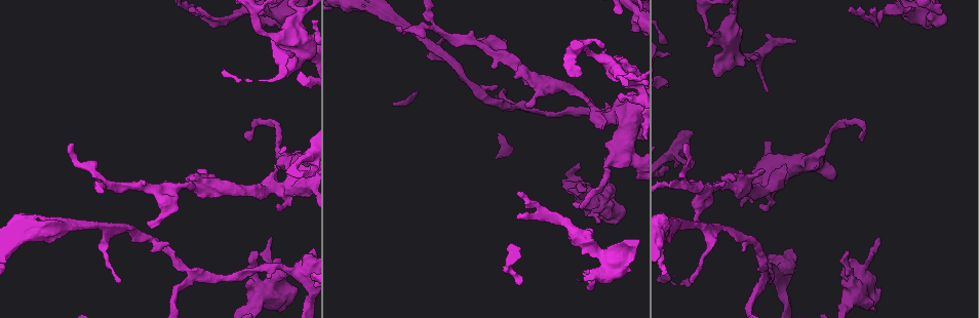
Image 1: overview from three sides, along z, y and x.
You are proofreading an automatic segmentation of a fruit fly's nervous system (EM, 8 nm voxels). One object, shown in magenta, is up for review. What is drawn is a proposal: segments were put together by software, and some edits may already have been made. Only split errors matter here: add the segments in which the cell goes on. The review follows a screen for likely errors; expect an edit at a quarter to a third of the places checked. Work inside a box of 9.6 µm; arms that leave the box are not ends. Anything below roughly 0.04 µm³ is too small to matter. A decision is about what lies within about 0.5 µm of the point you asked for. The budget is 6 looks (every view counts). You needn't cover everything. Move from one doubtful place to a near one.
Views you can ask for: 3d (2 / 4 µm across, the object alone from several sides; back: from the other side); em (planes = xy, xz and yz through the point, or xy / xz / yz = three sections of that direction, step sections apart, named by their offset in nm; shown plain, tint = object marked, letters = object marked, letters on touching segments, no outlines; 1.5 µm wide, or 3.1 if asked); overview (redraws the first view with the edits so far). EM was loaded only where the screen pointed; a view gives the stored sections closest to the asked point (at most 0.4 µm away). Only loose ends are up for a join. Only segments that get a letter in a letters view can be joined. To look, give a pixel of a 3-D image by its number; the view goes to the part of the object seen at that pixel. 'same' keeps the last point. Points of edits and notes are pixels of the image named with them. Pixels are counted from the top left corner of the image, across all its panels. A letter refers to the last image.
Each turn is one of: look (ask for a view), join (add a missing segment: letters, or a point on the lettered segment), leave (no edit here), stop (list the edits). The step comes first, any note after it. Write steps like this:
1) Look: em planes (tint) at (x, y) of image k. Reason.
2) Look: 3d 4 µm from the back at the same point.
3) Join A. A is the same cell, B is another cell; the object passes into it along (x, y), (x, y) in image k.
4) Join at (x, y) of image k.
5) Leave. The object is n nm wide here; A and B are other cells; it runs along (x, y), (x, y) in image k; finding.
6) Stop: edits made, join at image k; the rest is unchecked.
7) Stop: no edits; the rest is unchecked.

Look: em planes (letters) at (742, 67) of image 1. An open end.

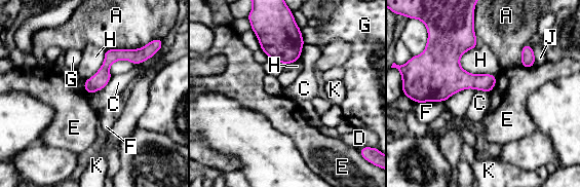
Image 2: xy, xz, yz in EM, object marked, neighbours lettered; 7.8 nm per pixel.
Leave. A, C, D, E, F, G, H, J and K are other cells; it runs along (141, 59), (116, 54), (87, 88) in image 2; no lettered segment goes on from it.

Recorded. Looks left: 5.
Look: 3d 2 µm from the back at (244, 137) of image 1. Long arm stops here.

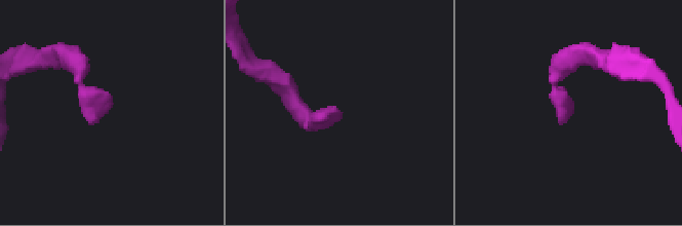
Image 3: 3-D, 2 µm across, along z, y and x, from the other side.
Look: em planes (letters) at (107, 110) of image 3. Need the tissue.

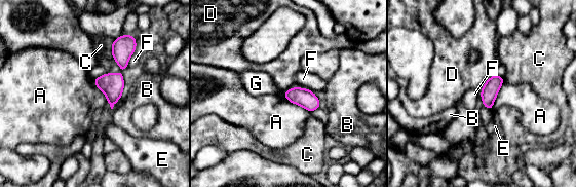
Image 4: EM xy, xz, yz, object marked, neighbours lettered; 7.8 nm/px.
Leave. A, B, C, D, E, F and G are other cells; a border runs along (296, 86), (283, 92) in image 4; no lettered segment goes on from it.

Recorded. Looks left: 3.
Look: em planes (letters) at (147, 223) of image 1. Free end.

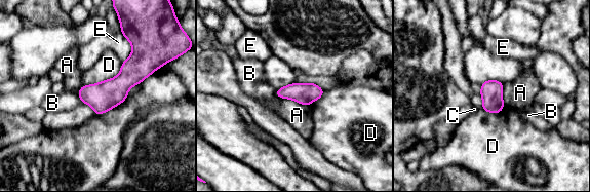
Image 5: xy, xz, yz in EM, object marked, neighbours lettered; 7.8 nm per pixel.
Leave. The longest contact is with D, 360 nm; A, B, C, D and E are other cells; no lettered segment goes on from it.

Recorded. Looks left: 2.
Stop: no edits; the rest is unchecked.

